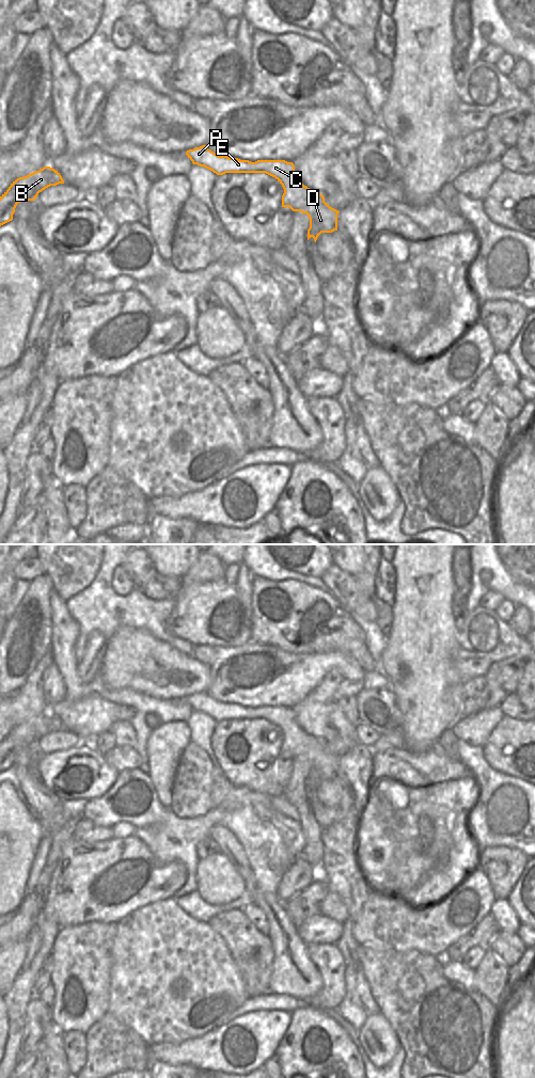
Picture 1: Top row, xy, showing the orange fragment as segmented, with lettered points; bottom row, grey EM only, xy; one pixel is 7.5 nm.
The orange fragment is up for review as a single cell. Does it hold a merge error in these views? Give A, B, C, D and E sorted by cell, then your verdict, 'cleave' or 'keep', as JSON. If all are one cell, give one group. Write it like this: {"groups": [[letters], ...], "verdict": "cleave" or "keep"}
{"groups": [["A", "B", "C", "D", "E"]], "verdict": "keep"}

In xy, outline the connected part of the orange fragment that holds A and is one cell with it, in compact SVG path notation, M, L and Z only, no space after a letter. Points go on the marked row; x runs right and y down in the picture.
M202 145L186 152L193 164L204 167L217 175L225 173L266 173L274 177L283 187L282 207L306 213L310 219L308 240L313 237L316 242L321 233L337 231L339 210L330 207L322 194L319 194L298 178L293 162L285 160L240 160L219 156Z

